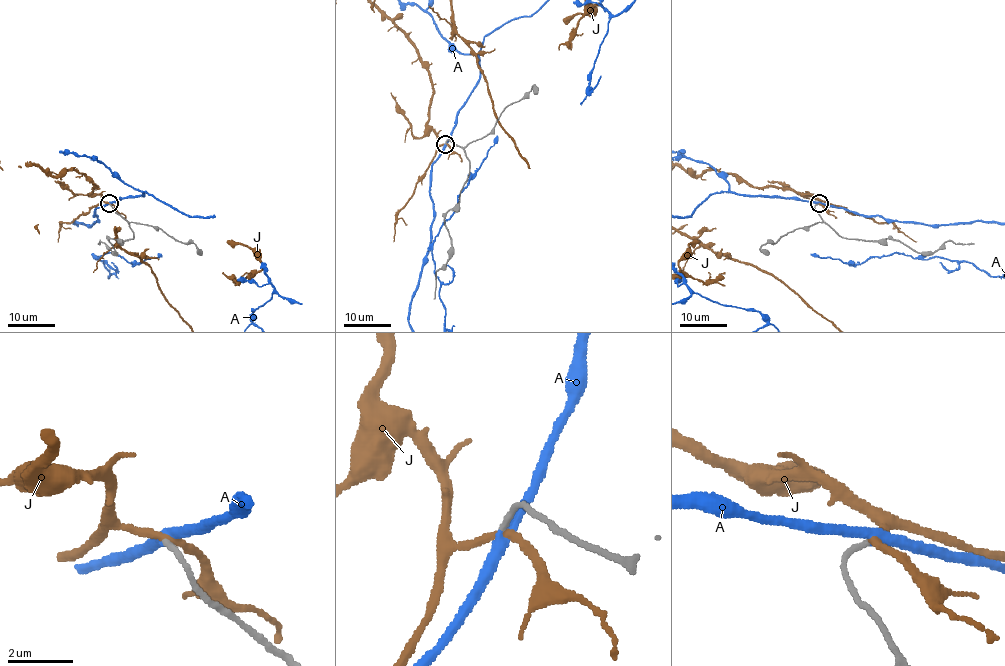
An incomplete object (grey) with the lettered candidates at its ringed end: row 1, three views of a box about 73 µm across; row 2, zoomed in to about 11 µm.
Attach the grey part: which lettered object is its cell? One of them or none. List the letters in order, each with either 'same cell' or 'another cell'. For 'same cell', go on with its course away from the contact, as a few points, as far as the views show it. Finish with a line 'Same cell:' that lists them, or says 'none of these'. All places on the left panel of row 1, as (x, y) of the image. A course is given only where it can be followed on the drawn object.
A: same cell
J: another cell
Same cell: A

